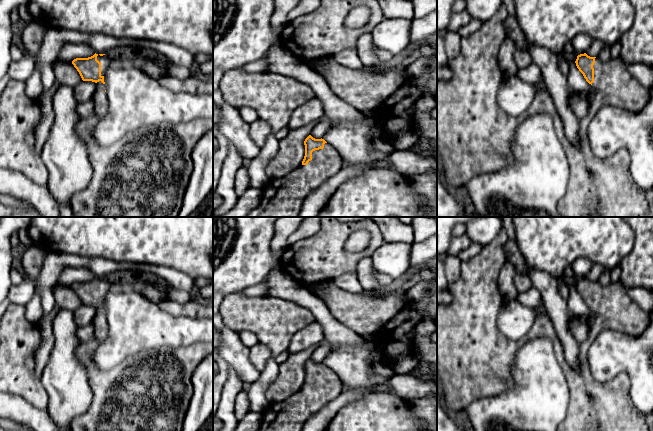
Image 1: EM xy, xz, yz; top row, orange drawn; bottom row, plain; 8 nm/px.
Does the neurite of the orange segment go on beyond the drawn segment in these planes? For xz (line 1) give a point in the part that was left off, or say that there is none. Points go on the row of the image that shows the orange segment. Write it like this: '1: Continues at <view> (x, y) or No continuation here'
1: Continues at xz (283, 197)

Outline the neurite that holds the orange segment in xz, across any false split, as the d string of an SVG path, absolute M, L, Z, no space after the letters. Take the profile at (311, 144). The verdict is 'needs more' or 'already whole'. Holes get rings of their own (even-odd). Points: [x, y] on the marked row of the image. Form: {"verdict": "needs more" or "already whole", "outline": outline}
{"verdict": "needs more", "outline": "M309 135L304 145L305 156L302 164L283 177L268 180L261 189L259 205L245 217L297 217L307 196L344 167L339 152L324 139L315 139Z"}

